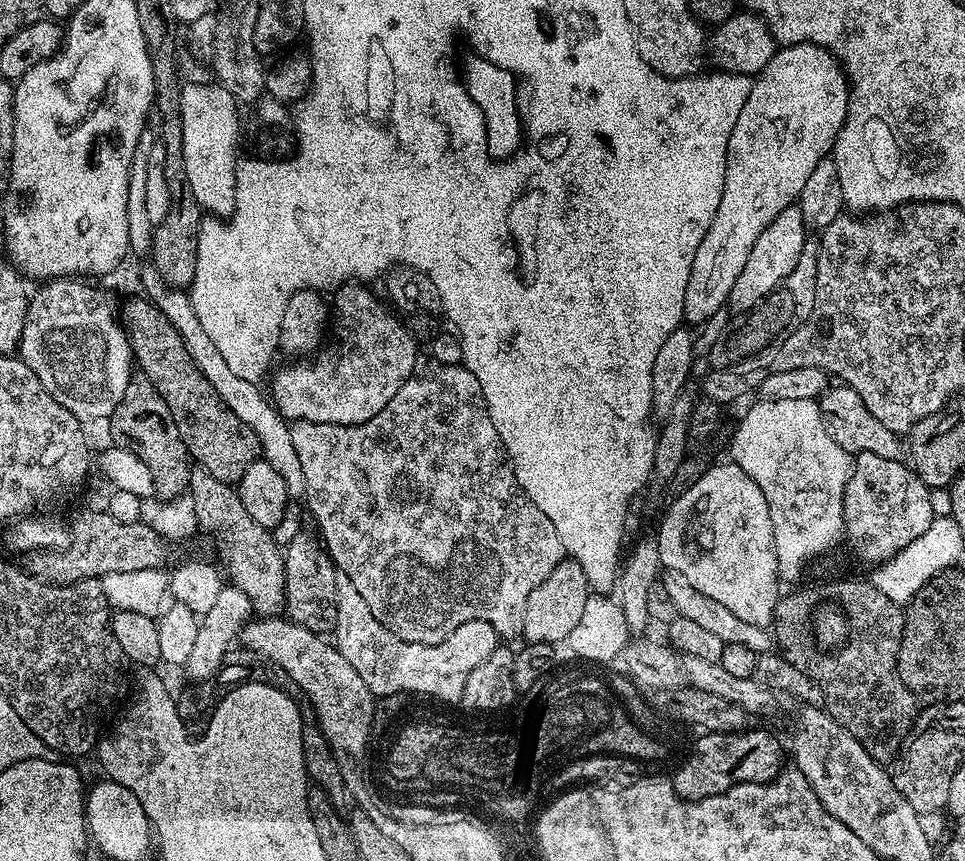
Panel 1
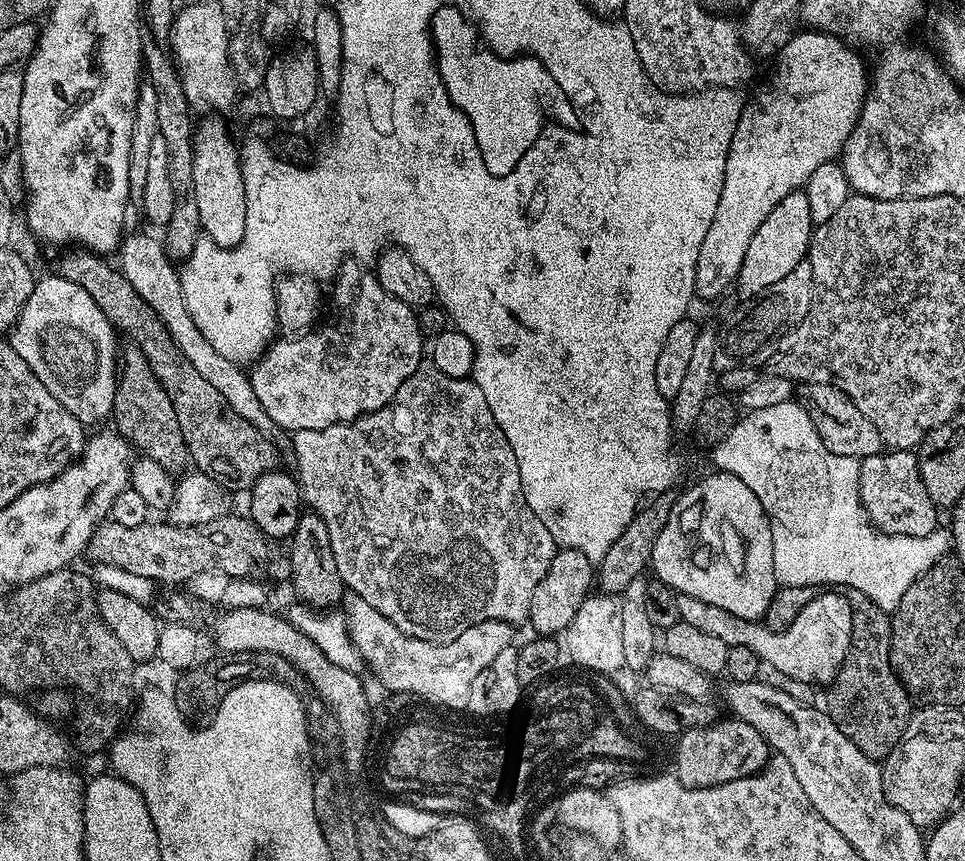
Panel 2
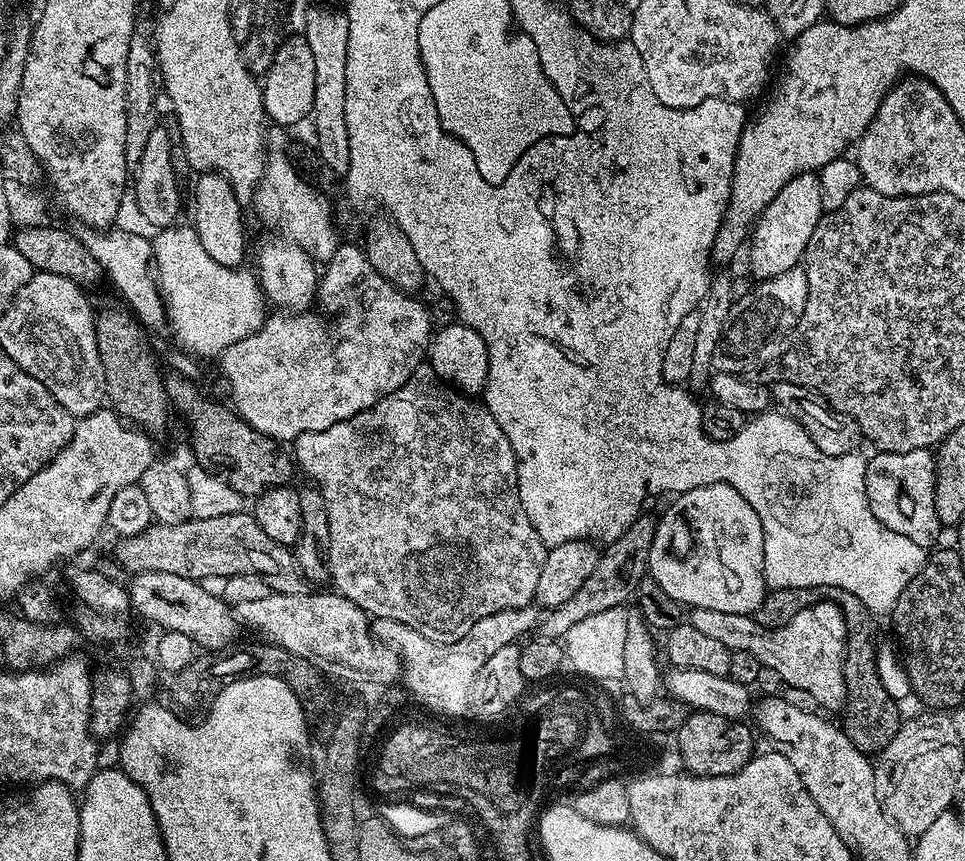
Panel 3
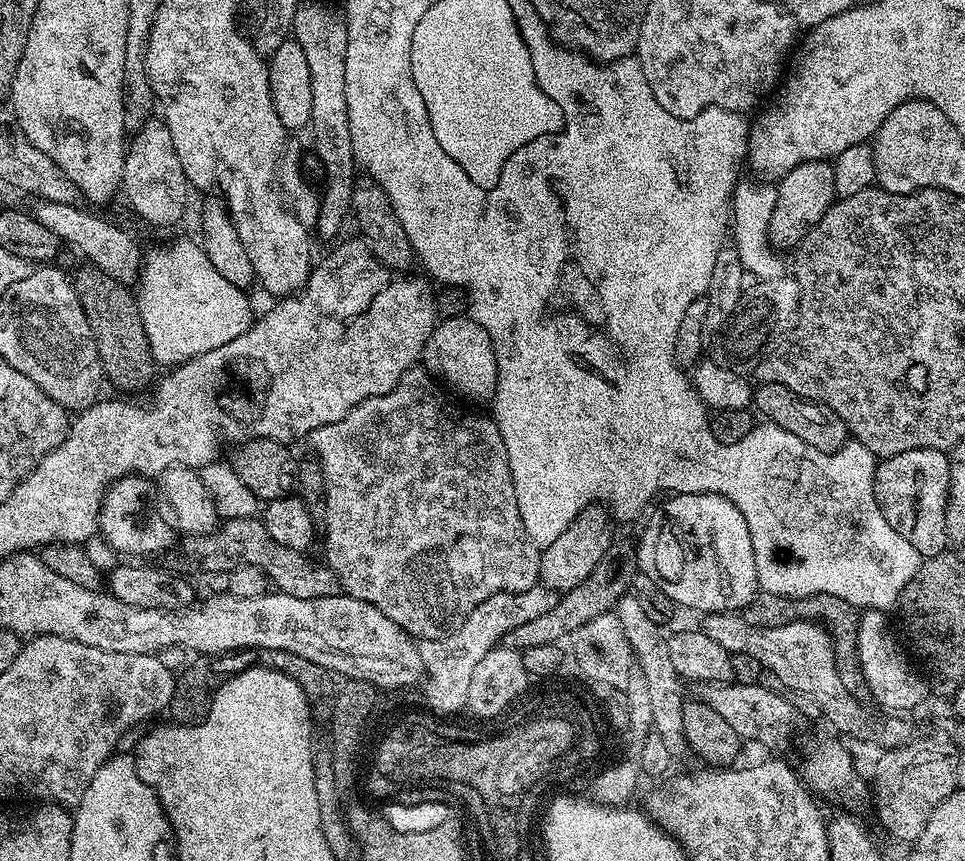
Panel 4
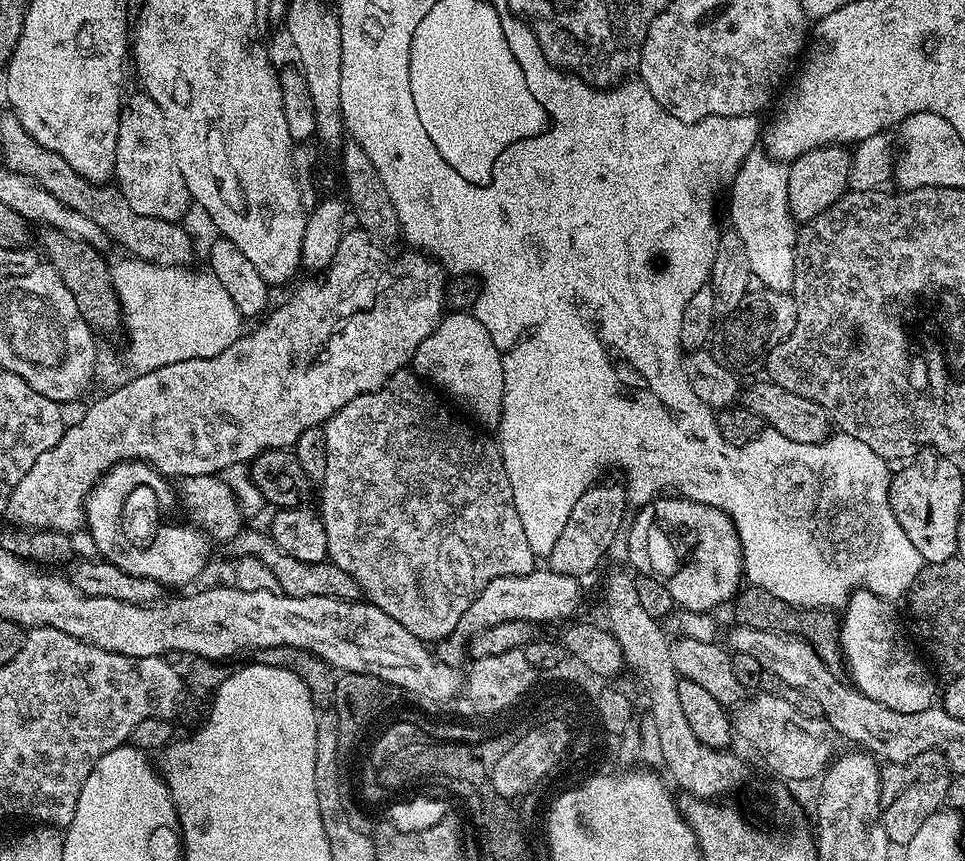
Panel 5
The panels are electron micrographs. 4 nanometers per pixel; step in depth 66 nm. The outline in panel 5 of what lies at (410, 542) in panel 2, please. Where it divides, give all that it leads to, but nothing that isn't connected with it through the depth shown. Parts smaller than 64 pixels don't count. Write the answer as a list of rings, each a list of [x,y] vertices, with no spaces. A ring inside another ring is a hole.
[[[405,370],[394,373],[388,383],[378,390],[354,398],[354,402],[346,402],[342,410],[335,412],[322,425],[326,438],[326,474],[322,481],[324,489],[320,492],[318,511],[320,521],[326,526],[328,560],[336,564],[338,570],[346,570],[346,574],[358,582],[367,603],[390,614],[394,622],[425,642],[440,642],[451,636],[462,614],[470,610],[470,602],[474,602],[474,598],[478,598],[480,591],[494,582],[494,578],[525,576],[538,568],[538,557],[534,550],[530,550],[530,542],[526,542],[526,530],[522,530],[522,518],[518,518],[516,495],[510,490],[510,478],[506,478],[507,470],[502,462],[499,443],[484,432],[475,432],[471,423],[463,424],[458,417],[452,416],[451,410],[443,402],[421,377],[411,370]]]

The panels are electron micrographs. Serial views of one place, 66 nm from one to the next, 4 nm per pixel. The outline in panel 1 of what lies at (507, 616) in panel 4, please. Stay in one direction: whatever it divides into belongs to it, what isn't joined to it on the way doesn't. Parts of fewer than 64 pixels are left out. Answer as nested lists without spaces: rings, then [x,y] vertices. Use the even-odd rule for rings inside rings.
[[[337,571],[336,577],[338,578],[338,614],[334,629],[334,643],[336,649],[342,654],[342,658],[346,658],[346,662],[350,662],[350,666],[354,666],[354,670],[358,670],[358,678],[362,678],[362,682],[366,682],[366,686],[372,692],[393,692],[400,688],[419,688],[420,691],[436,693],[437,696],[456,697],[460,688],[463,688],[464,676],[470,674],[470,670],[474,670],[474,666],[486,662],[486,658],[490,658],[490,654],[494,654],[494,650],[498,647],[498,637],[494,626],[490,626],[490,622],[481,620],[462,622],[462,626],[458,626],[458,630],[454,630],[454,634],[450,634],[437,644],[406,642],[402,638],[390,634],[390,630],[386,630],[386,626],[382,626],[382,622],[378,622],[378,618],[374,618],[374,614],[370,614],[370,606],[366,606],[362,594],[358,594],[358,590],[354,590],[354,582],[350,582],[350,578],[346,578],[346,574]]]

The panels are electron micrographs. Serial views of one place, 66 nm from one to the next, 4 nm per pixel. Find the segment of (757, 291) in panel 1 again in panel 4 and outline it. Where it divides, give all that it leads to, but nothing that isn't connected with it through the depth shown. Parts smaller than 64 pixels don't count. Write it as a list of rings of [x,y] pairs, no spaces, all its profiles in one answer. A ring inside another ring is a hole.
[[[826,160],[802,162],[802,166],[794,166],[794,170],[779,177],[776,192],[777,202],[774,204],[768,236],[779,249],[792,250],[837,199],[834,190],[834,163]]]

